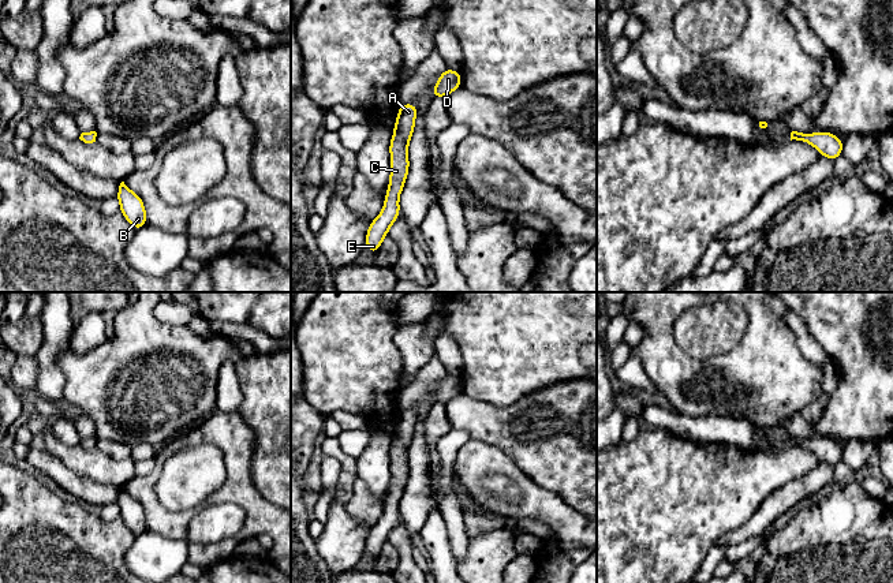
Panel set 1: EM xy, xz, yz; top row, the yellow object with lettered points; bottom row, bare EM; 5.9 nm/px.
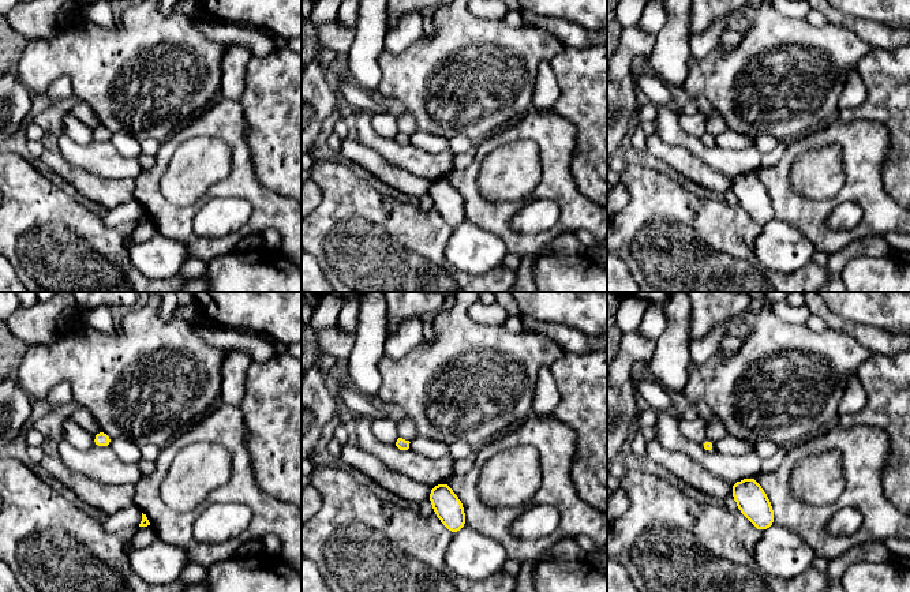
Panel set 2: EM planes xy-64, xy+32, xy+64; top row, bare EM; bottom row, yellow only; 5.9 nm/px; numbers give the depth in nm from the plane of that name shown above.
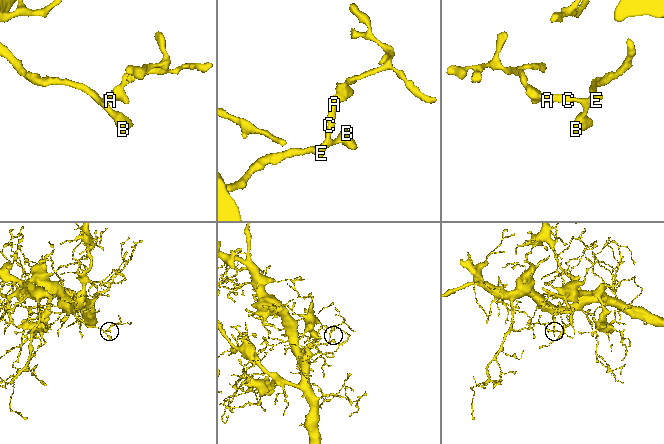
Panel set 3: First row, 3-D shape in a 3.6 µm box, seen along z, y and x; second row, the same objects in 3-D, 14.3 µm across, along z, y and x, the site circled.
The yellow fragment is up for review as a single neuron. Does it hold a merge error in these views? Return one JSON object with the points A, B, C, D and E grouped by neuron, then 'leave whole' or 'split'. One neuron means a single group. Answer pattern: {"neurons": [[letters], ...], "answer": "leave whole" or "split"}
{"neurons": [["A", "B", "C", "D", "E"]], "answer": "leave whole"}

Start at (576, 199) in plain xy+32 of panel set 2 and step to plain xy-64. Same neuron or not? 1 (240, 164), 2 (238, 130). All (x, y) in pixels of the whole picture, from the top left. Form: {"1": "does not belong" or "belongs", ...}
{"1": "belongs", "2": "belongs"}

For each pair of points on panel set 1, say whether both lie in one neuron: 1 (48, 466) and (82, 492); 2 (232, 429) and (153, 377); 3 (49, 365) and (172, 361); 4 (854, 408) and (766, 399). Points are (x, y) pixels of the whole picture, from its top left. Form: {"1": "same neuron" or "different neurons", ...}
{"1": "same neuron", "2": "different neurons", "3": "different neurons", "4": "different neurons"}

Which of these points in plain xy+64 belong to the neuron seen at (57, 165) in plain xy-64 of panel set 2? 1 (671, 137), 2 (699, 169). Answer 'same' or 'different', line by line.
1: different
2: same

